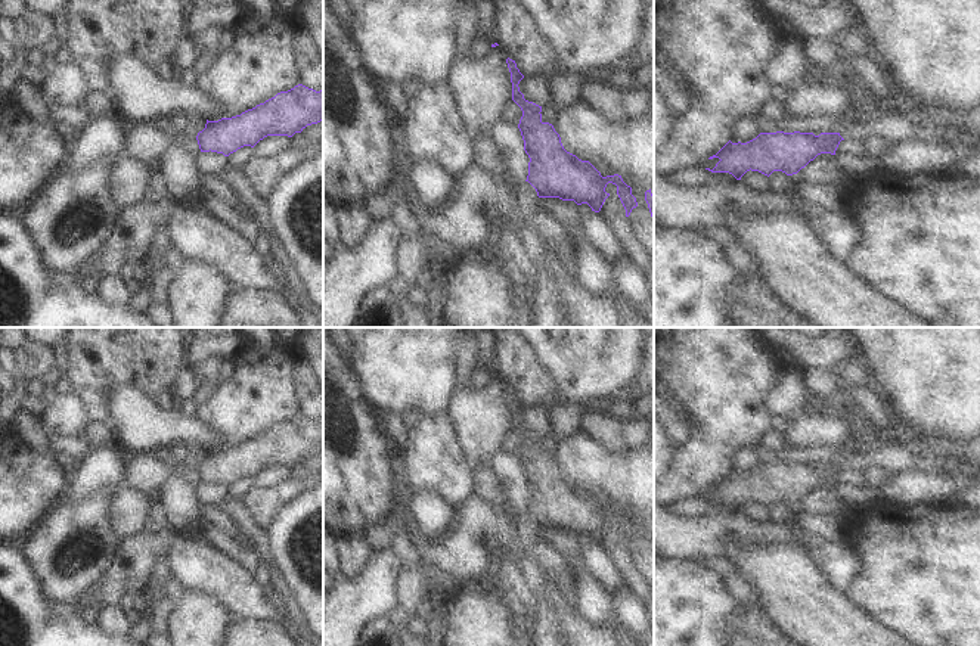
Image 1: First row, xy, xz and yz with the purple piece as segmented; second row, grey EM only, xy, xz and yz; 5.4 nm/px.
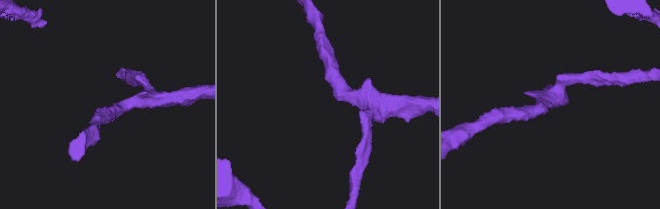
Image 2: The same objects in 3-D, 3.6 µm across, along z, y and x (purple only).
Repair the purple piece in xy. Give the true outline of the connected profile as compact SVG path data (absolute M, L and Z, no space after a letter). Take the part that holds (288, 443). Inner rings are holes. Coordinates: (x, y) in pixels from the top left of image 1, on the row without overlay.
M303 414L257 435L232 448L208 451L198 463L201 482L229 487L244 476L254 478L267 466L301 463L307 456L323 450L323 420L316 422Z

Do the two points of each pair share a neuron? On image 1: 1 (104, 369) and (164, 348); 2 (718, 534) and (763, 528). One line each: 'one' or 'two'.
1: one
2: one

